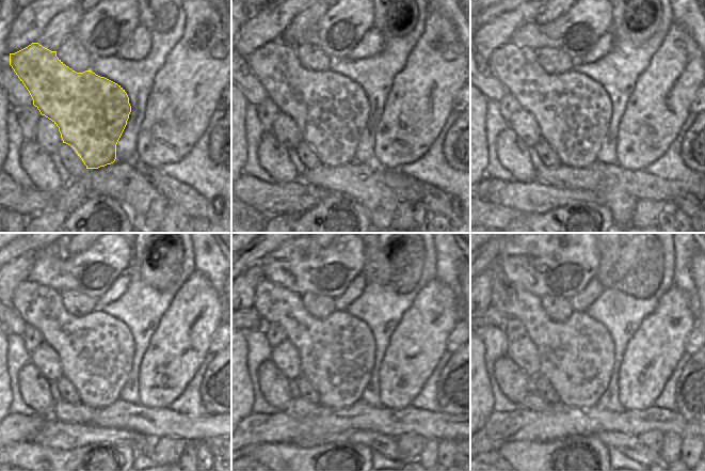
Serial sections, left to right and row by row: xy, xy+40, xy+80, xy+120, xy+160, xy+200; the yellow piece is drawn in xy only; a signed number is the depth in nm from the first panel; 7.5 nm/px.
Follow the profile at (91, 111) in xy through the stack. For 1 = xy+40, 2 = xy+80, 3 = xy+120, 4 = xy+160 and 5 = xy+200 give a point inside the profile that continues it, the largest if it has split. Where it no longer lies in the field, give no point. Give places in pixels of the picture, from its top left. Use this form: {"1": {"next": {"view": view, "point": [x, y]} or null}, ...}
{"1": {"next": {"view": "xy+40", "point": [331, 111]}}, "2": {"next": {"view": "xy+80", "point": [573, 111]}}, "3": {"next": {"view": "xy+120", "point": [96, 351]}}, "4": {"next": {"view": "xy+160", "point": [336, 354]}}, "5": {"next": {"view": "xy+200", "point": [576, 356]}}}

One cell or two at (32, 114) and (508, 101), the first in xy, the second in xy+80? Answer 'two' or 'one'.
one

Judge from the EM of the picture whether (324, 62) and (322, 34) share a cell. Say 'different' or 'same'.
different

